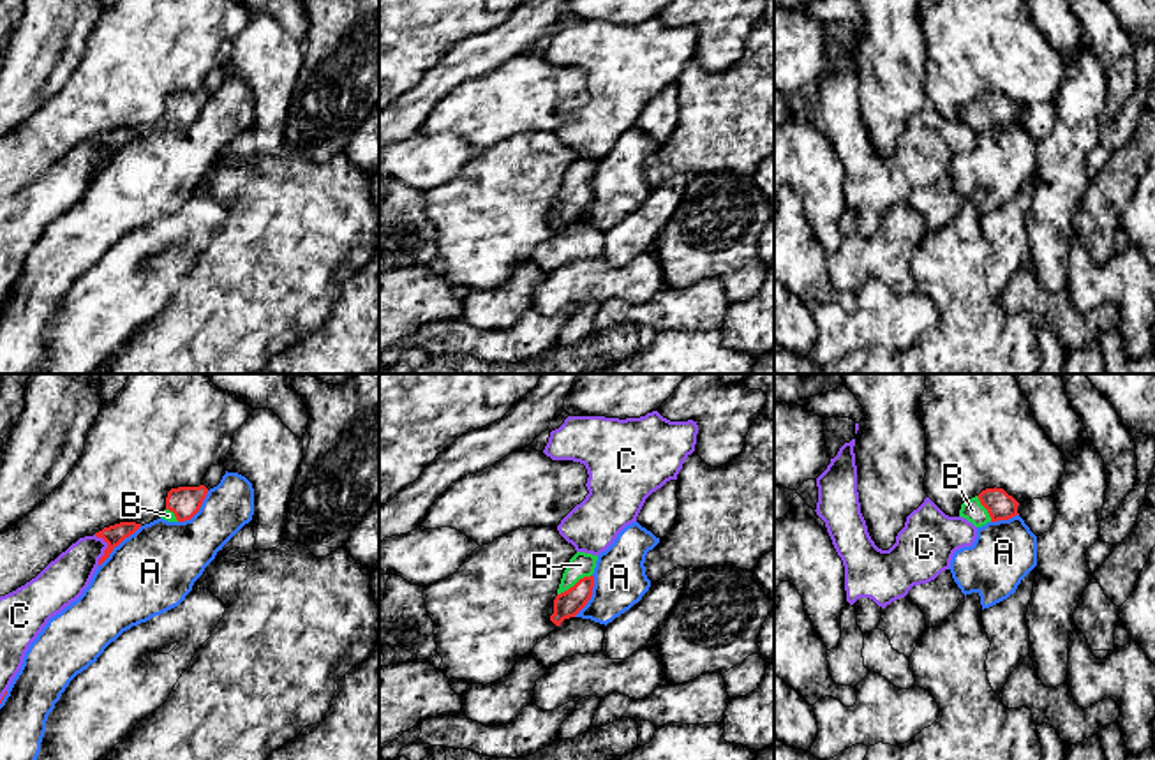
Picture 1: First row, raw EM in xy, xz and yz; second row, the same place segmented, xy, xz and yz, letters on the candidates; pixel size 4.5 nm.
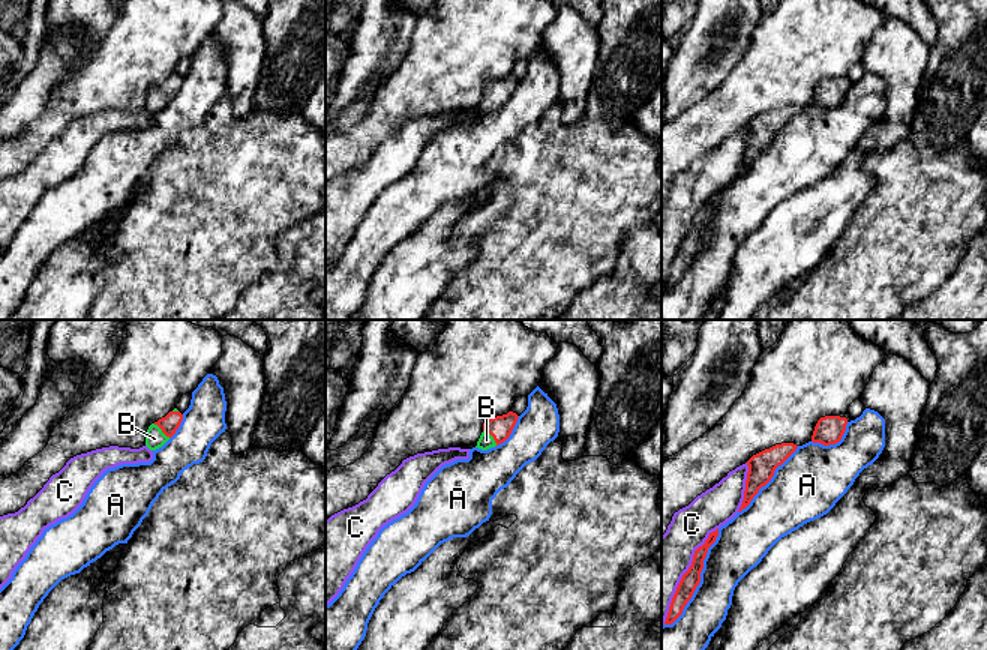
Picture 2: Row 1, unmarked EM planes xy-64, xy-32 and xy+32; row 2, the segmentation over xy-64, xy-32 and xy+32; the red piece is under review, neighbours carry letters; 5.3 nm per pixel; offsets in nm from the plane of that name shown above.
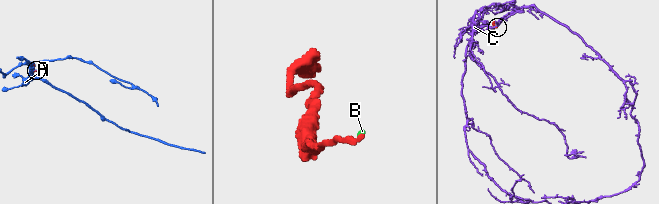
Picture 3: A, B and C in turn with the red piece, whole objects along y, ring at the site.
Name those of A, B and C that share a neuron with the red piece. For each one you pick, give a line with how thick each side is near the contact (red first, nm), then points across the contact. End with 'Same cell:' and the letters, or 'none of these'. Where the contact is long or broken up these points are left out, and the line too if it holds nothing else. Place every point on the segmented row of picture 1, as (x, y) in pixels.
B: Thickness 120 nm (red) against 110 nm. Path across: xz (568, 603), (575, 584), (581, 565)
Same cell: B

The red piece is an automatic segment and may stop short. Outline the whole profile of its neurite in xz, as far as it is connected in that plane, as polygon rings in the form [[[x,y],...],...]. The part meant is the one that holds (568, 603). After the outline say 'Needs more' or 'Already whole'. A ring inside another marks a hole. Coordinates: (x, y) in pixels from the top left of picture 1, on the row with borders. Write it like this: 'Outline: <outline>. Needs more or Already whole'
Outline: [[[577,552],[566,564],[554,600],[554,614],[550,615],[555,626],[561,626],[564,619],[575,617],[591,600],[596,561],[598,555]]]. Needs more

